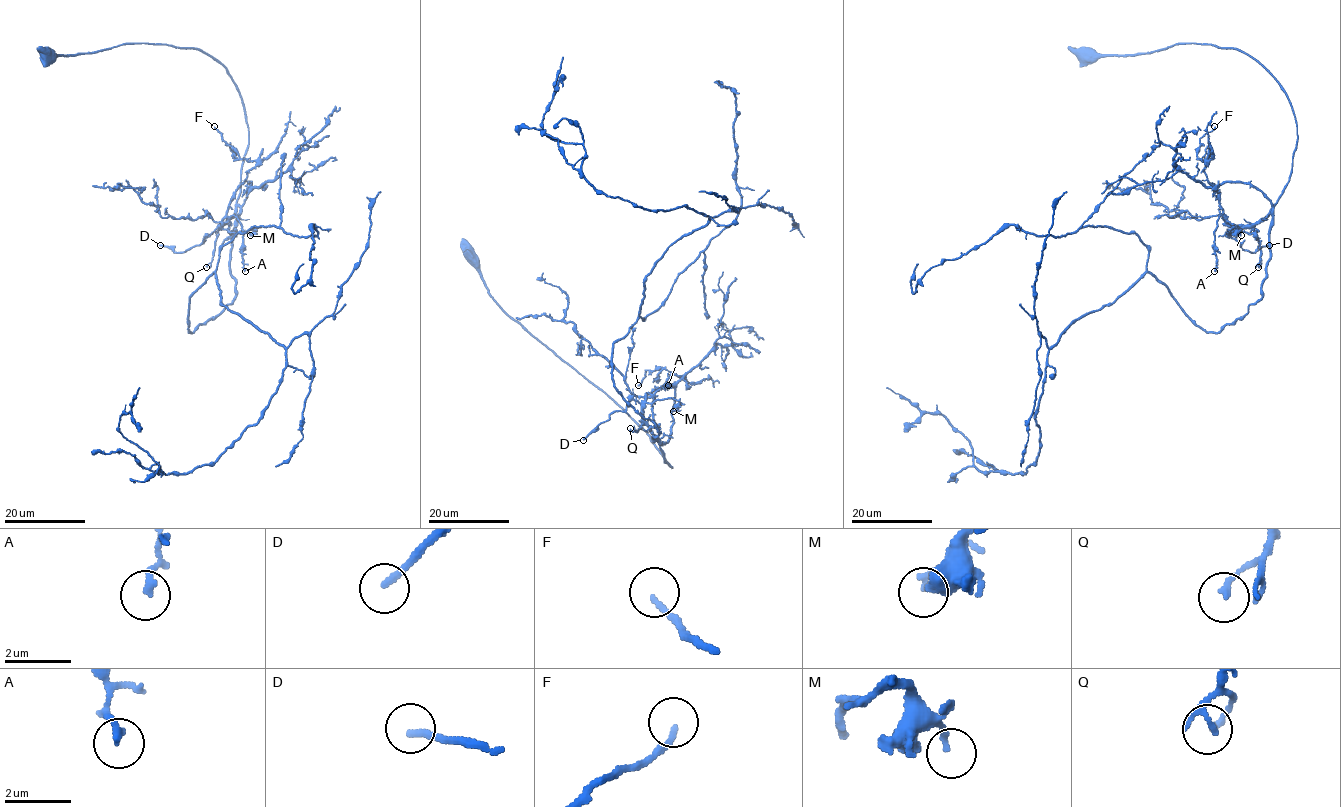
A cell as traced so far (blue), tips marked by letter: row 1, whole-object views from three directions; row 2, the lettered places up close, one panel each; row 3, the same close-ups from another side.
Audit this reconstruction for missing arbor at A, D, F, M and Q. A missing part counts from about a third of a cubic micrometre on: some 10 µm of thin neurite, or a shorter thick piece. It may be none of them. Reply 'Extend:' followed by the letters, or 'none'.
Extend: D

